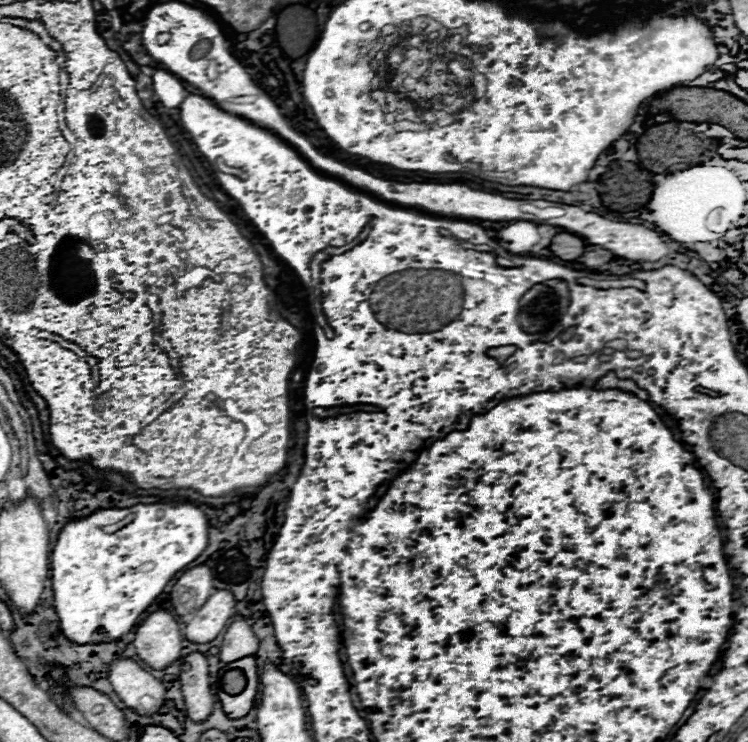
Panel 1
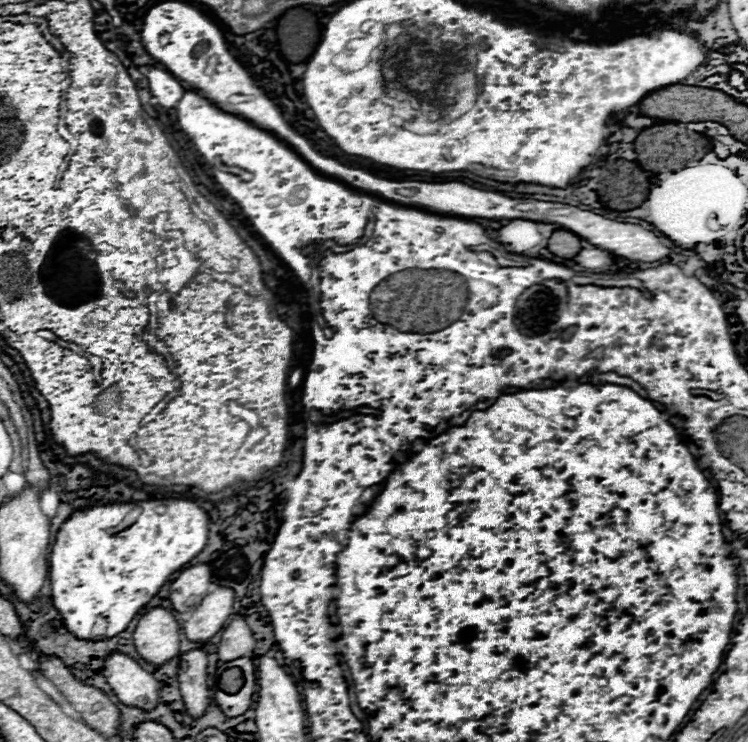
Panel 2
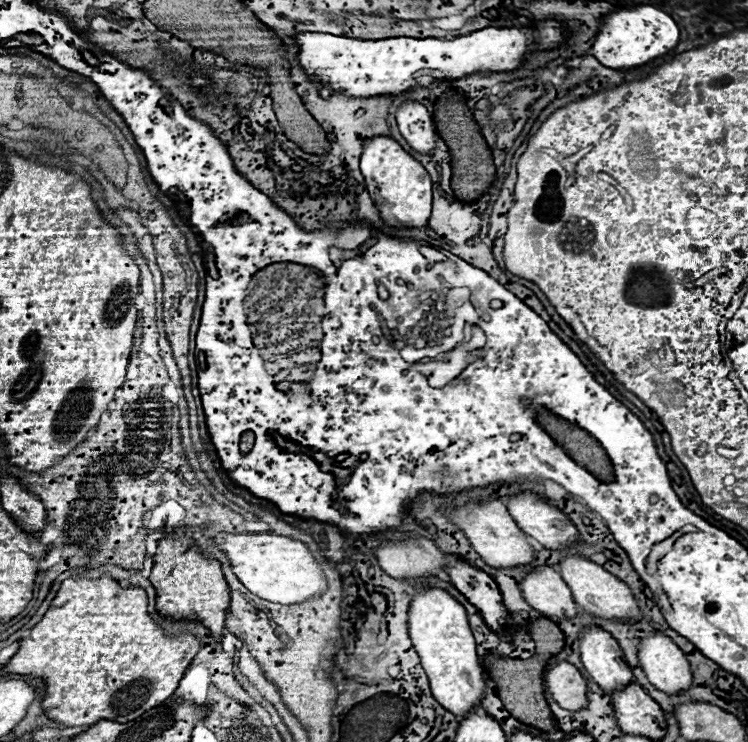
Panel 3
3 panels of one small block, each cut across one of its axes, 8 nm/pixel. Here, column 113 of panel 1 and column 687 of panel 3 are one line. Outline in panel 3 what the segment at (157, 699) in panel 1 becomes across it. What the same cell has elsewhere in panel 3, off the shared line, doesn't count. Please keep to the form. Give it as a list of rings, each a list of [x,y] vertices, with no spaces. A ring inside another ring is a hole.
[[[652,632],[638,642],[640,666],[658,690],[680,694],[690,686],[692,672],[684,652],[662,632]]]

